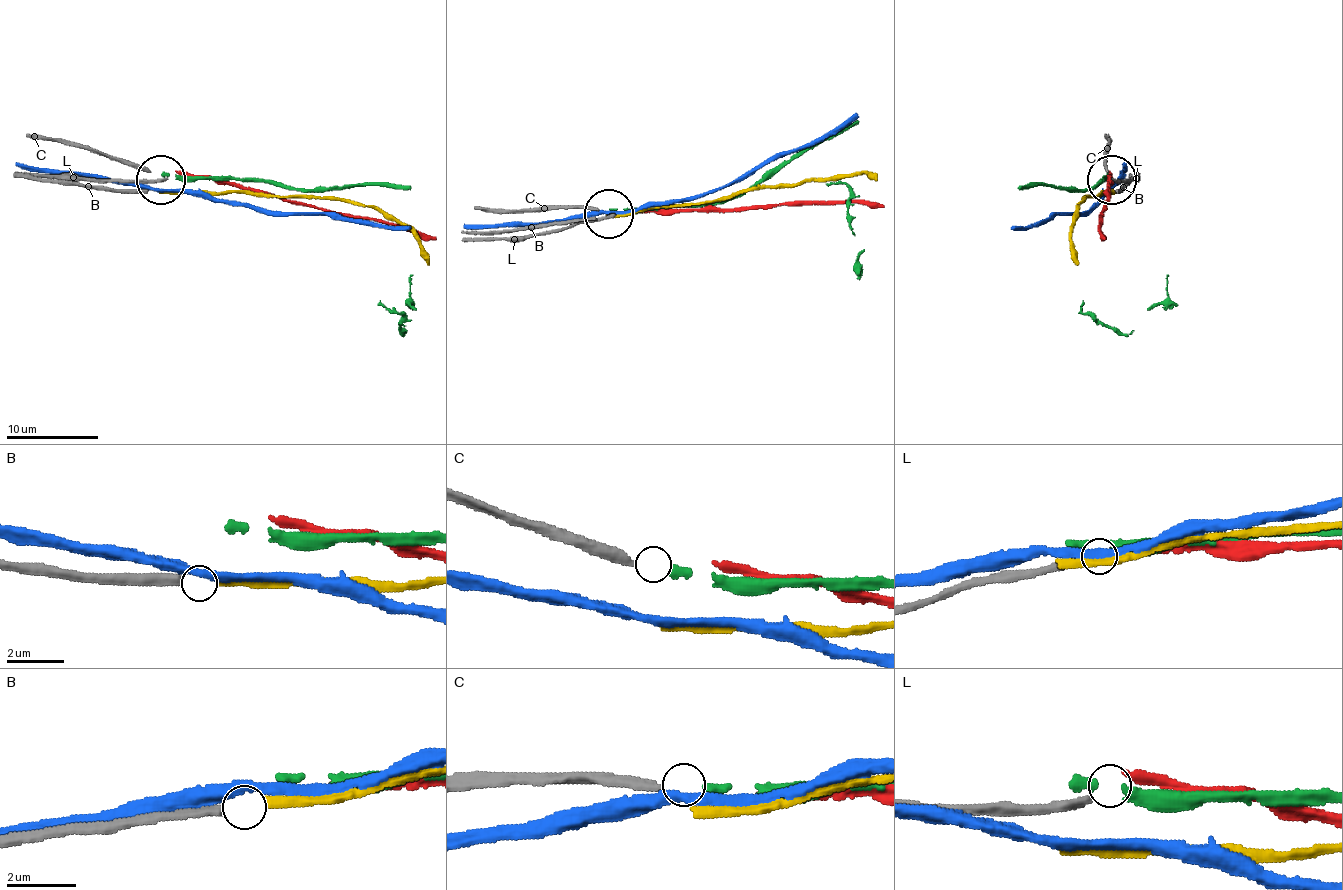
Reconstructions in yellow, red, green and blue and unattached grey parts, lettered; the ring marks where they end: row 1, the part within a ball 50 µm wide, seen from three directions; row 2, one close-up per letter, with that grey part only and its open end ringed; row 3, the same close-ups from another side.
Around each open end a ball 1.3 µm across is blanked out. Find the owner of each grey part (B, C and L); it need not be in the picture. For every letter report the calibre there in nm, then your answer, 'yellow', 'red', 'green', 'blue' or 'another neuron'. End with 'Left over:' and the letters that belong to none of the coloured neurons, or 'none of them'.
B: 280 nm thick; yellow
C: 280 nm thick; green
L: 280 nm thick; another neuron
Left over: L

